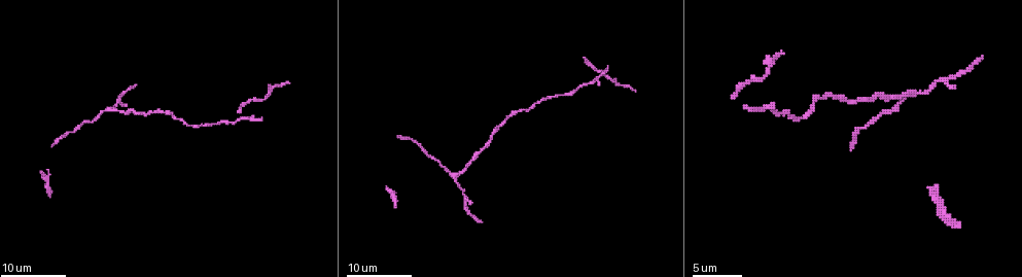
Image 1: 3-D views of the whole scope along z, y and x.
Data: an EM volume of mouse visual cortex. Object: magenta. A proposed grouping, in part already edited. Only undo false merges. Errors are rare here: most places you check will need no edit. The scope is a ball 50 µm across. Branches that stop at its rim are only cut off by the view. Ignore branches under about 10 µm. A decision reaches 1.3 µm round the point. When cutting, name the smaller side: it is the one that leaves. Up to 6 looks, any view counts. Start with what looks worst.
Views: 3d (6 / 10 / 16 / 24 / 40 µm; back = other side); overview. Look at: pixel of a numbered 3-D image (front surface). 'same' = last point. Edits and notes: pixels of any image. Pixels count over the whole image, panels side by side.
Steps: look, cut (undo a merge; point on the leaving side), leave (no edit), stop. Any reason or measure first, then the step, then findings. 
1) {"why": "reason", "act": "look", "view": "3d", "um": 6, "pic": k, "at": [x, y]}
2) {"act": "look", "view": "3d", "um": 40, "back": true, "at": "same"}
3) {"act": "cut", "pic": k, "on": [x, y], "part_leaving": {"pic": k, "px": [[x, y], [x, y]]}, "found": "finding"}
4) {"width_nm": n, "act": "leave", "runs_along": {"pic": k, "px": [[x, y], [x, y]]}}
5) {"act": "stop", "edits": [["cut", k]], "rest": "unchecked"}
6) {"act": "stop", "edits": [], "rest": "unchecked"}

{"act": "look", "view": "3d", "um": 24, "pic": 1, "at": [870, 98]}

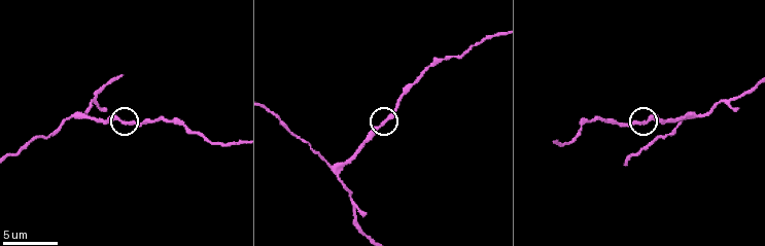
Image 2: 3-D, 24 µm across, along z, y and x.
{"why": "zoom in", "act": "look", "view": "3d", "um": 10, "pic": 2, "at": [383, 122]}

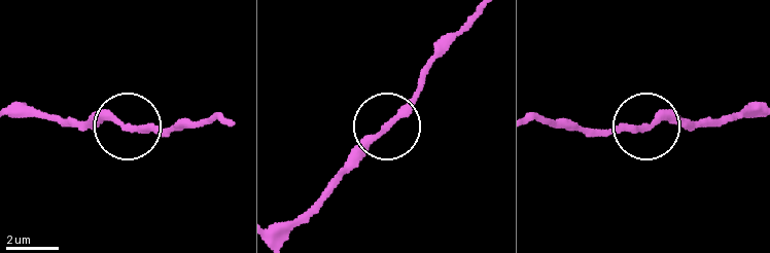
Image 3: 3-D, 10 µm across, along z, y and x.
{"act": "leave", "found": "continuous, no second cell"}

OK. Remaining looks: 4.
{"why": "calibre changes", "act": "look", "view": "3d", "um": 24, "pic": 1, "at": [231, 124]}

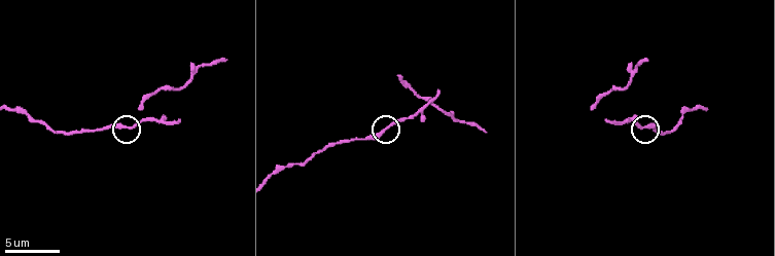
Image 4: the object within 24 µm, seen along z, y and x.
{"act": "look", "view": "3d", "um": 10, "pic": 4, "at": [646, 128]}

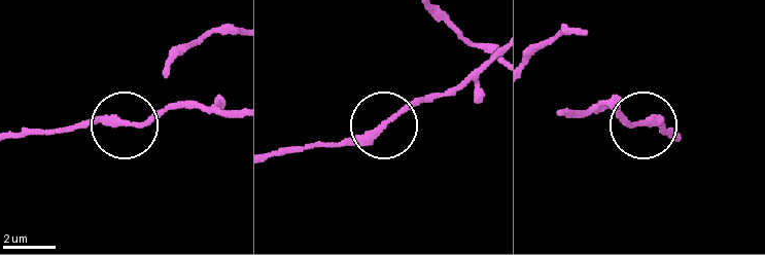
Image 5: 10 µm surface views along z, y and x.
{"act": "leave", "runs_along": {"pic": 5, "px": [[11, 136], [144, 122], [181, 105]]}, "found": "all the same cell"}

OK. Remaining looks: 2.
{"why": "narrows sharply", "act": "look", "view": "3d", "um": 6, "pic": 4, "at": [669, 132]}

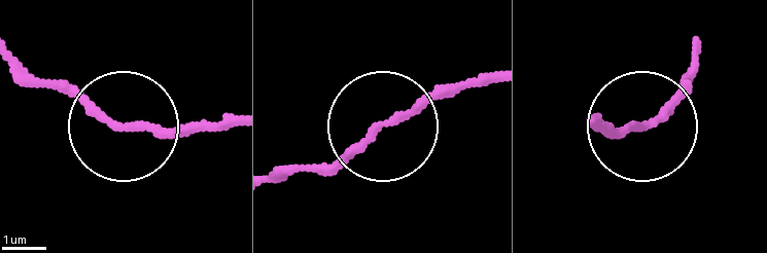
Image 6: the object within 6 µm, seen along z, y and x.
{"act": "leave", "runs_along": {"pic": 6, "px": [[277, 176], [333, 161], [377, 124], [484, 80]]}, "found": "one cell here"}

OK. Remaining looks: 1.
{"act": "stop", "edits": [], "rest": "unchecked"}

